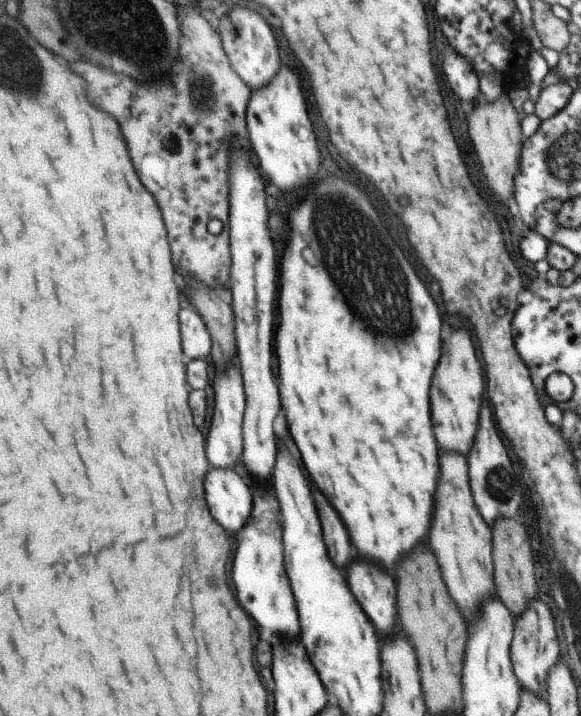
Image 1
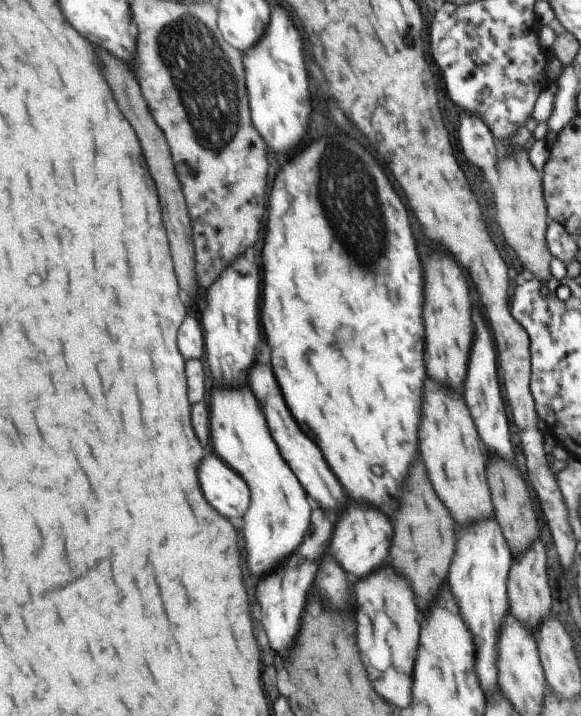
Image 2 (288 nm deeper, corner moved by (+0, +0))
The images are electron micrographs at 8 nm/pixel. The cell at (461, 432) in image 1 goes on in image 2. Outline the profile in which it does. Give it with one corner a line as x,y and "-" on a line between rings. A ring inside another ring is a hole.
431,252
425,258
427,306
423,306
423,326
427,326
427,376
449,388
461,388
467,368
467,354
473,336
469,286
459,266
445,254

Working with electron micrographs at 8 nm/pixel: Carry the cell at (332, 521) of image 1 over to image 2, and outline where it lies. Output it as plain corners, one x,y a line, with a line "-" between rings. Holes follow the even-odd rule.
255,364
249,380
251,380
255,394
259,394
259,402
263,402
263,410
267,410
267,418
271,418
271,430
275,430
275,440
279,442
279,448
283,450
283,458
287,458
287,462
291,462
291,468
295,470
295,474
299,474
299,480
303,482
303,486
307,486
309,496
313,496
325,510
335,510
335,508
343,506
345,494
343,494
343,488
339,486
339,478
333,474
321,448
299,428
297,420
293,418
293,414
283,398
283,392
279,388
273,368
267,364

